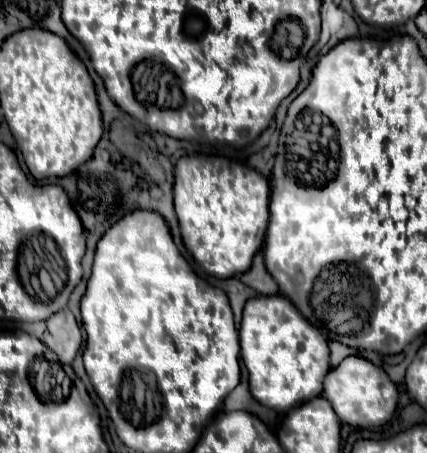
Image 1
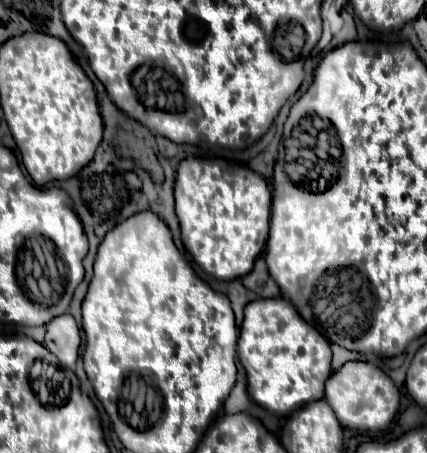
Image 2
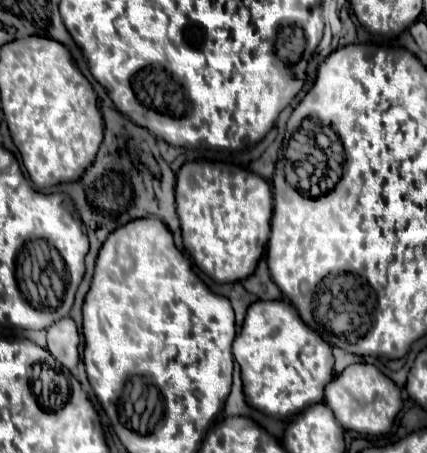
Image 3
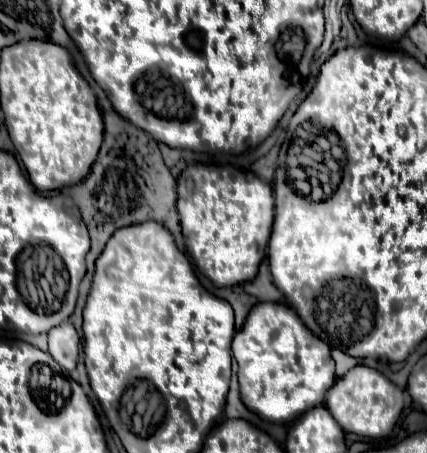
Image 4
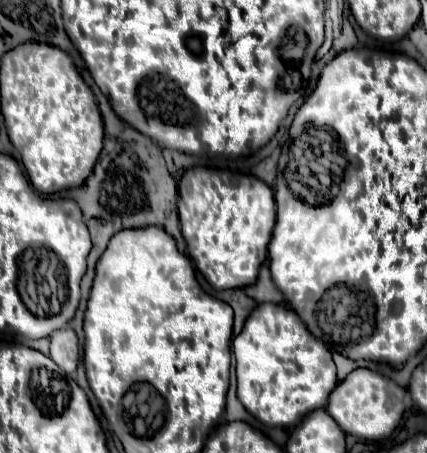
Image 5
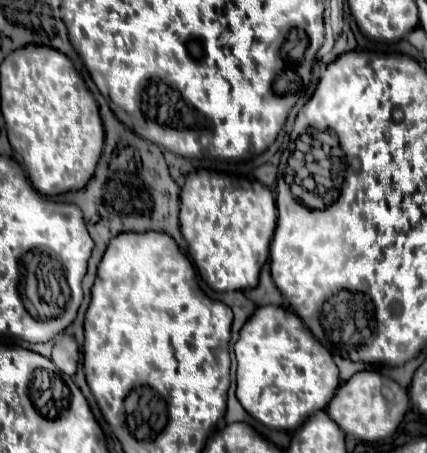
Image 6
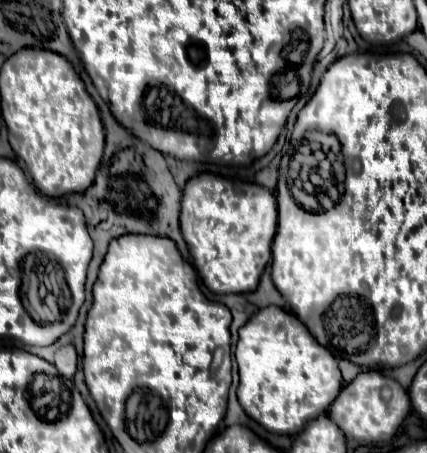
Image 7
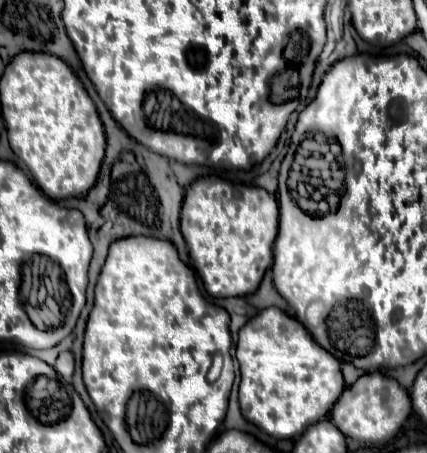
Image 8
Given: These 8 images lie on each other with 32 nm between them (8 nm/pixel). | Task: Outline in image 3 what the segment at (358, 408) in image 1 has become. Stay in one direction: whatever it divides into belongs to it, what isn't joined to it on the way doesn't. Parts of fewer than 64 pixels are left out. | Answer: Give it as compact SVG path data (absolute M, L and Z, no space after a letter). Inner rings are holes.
M350 364L326 386L324 402L346 430L360 434L386 434L402 408L400 388L372 364Z

